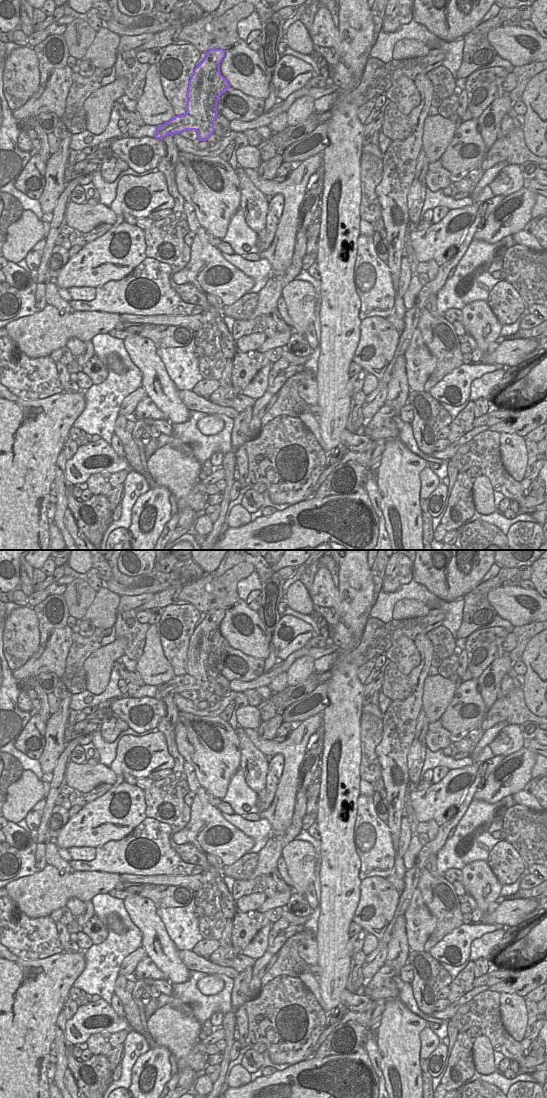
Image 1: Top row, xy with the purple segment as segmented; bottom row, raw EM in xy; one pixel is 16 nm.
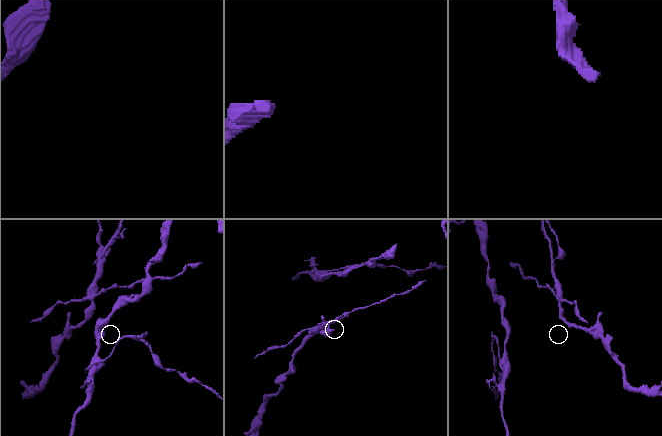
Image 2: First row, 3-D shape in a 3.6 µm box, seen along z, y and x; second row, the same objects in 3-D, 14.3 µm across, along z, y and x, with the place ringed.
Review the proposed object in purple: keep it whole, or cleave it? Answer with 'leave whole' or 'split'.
split

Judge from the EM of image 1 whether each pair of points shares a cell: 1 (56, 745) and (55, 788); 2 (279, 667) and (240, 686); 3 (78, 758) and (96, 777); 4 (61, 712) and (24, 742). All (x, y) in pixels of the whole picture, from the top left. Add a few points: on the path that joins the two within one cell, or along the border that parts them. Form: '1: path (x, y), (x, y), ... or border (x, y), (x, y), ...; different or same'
1: border (67, 744), (51, 771); different
2: path (269, 676), (250, 685); same
3: border (71, 760), (76, 763), (83, 763); different
4: border (46, 723), (45, 746), (43, 748); different

